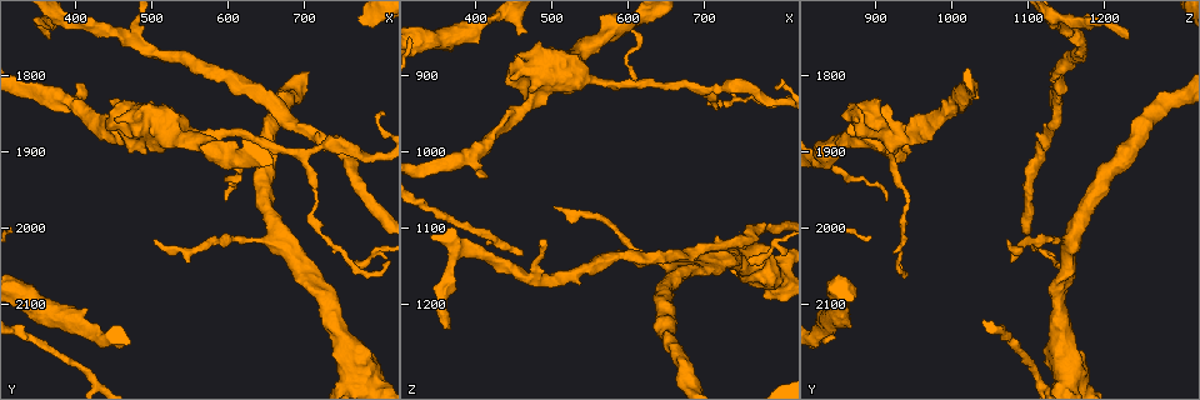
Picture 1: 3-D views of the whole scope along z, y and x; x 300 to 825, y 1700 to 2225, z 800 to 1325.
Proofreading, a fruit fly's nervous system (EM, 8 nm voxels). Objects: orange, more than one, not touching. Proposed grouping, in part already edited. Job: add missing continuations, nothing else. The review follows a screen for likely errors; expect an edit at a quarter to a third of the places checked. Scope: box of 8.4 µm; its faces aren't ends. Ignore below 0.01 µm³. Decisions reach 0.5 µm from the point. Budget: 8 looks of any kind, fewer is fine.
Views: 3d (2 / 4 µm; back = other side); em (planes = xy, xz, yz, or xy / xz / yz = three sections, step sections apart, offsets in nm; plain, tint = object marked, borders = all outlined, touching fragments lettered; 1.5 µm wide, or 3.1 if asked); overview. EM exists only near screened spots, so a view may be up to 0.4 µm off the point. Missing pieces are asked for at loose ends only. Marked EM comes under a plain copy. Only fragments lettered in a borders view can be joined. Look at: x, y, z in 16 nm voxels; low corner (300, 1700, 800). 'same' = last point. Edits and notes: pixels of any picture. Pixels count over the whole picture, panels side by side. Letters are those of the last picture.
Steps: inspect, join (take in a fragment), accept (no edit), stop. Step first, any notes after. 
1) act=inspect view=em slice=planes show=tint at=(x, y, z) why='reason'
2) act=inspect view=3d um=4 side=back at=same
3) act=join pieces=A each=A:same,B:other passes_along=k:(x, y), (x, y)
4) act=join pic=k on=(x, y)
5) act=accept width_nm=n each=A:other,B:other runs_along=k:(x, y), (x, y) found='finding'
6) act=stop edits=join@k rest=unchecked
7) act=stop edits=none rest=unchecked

act=inspect view=em slice=xy step=8 show=borders at=(470, 2140, 840) why='an open end'

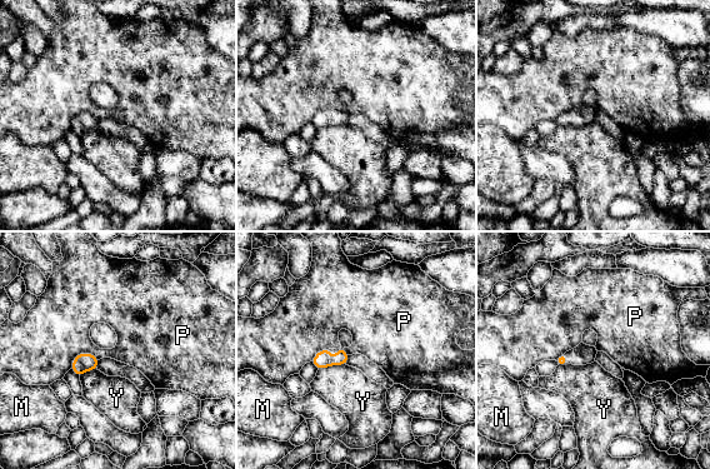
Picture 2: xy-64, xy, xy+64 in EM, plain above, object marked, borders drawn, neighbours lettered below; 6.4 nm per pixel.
act=inspect view=em slice=planes show=borders at=same why='cut it another way'

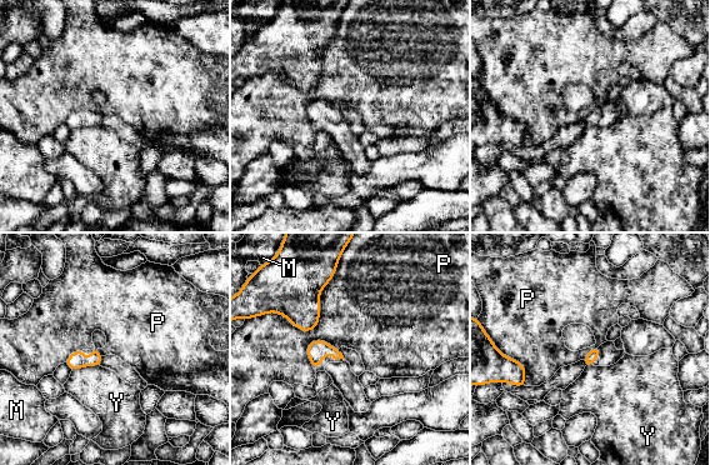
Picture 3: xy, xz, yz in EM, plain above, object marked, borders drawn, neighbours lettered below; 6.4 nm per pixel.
act=accept each=M:other,P:other,Y:other border=3:(338, 268), (314, 328), (274, 313) found='none of them fits'

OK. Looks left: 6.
act=inspect view=3d um=4 at=(600, 1965, 915) why='tapers out'

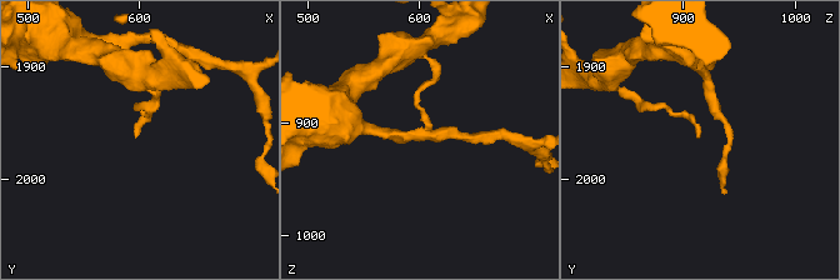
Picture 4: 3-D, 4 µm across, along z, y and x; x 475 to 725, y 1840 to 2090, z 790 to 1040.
act=inspect view=em slice=planes show=tint at=(598, 1964, 914) why='shape alone is not enough'

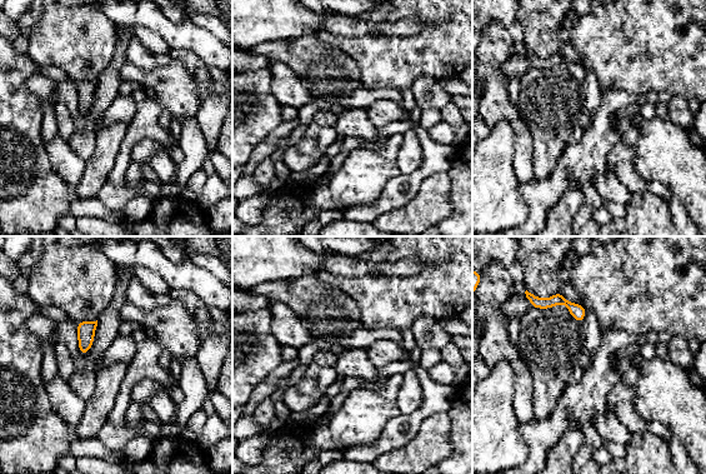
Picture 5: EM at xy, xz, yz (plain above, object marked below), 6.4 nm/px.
act=inspect view=em slice=planes show=borders at=same why='what lies round it'

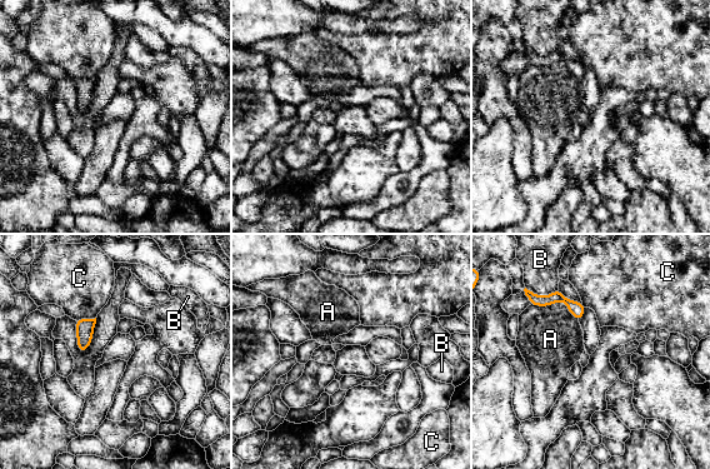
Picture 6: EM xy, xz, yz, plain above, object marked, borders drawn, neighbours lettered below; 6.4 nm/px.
act=accept each=A:other,B:other,C:other border=6:(95, 317), (78, 318), (75, 320) found='none of them fits'

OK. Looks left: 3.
act=inspect view=em slice=planes show=borders at=(485, 1855, 860) why='branch stops here'

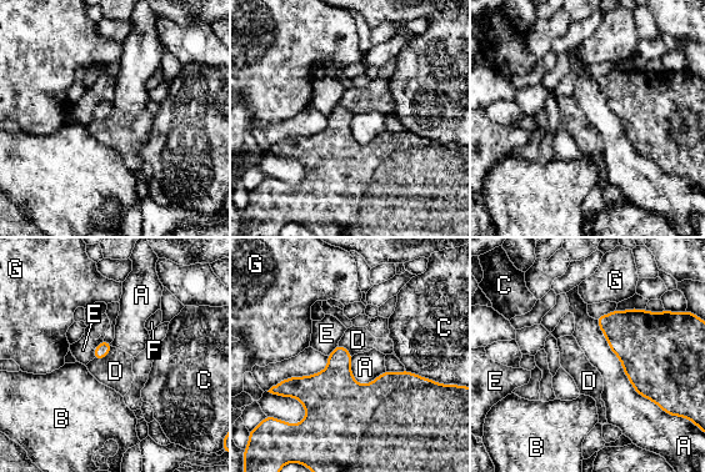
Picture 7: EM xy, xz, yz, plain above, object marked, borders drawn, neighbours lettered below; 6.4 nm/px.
act=accept each=A:other,B:other,C:other,D:other,E:other,F:other,G:other border=7:(111, 346), (104, 357), (94, 358) found='none of them fits'

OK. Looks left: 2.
act=stop edits=none rest=unchecked

